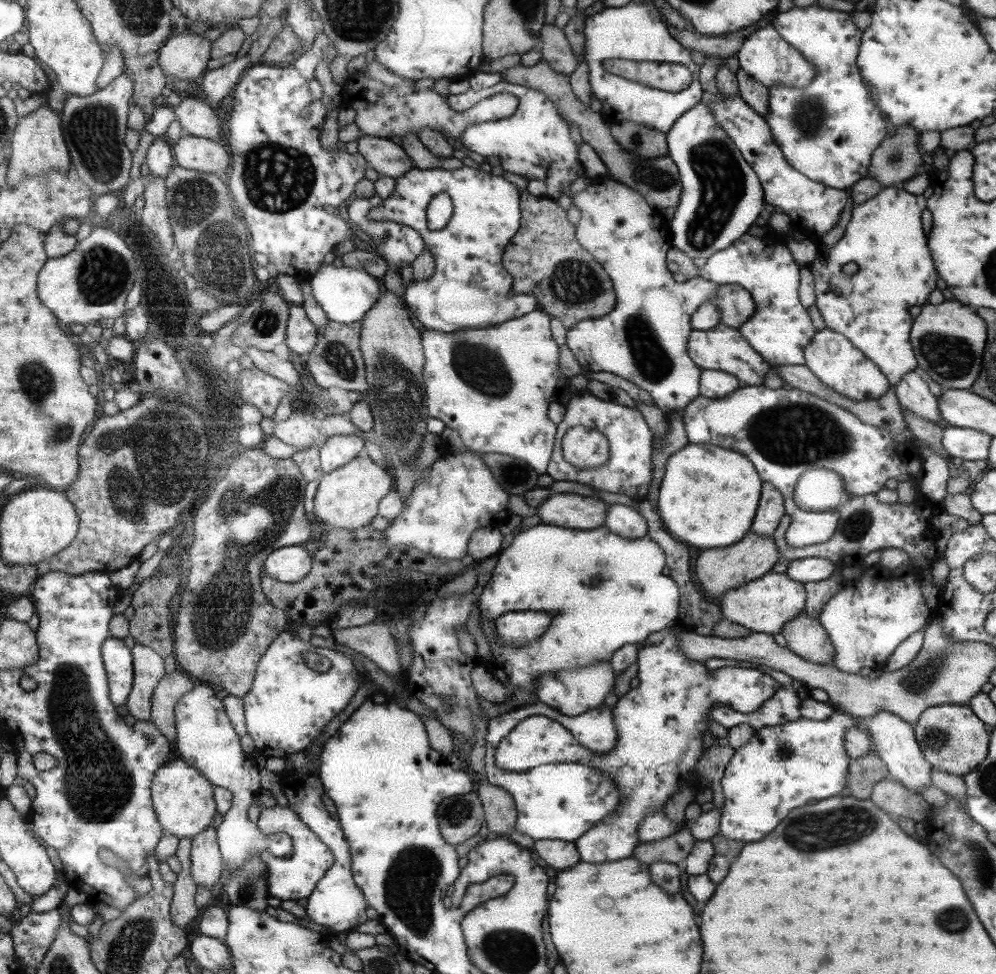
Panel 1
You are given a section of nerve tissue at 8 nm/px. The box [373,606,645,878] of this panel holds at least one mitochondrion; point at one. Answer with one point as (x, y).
(455, 812)

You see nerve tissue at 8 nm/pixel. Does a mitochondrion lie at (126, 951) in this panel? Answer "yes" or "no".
yes

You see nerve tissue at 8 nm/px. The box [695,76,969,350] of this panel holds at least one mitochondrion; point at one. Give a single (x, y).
(808, 115)

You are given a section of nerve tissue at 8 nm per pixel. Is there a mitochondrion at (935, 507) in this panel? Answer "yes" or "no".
no

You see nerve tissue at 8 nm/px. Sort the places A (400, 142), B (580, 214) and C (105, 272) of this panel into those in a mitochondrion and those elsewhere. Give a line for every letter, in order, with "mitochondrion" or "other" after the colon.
A: other
B: other
C: mitochondrion

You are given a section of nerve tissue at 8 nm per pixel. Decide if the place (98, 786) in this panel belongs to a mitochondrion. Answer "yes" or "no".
yes

